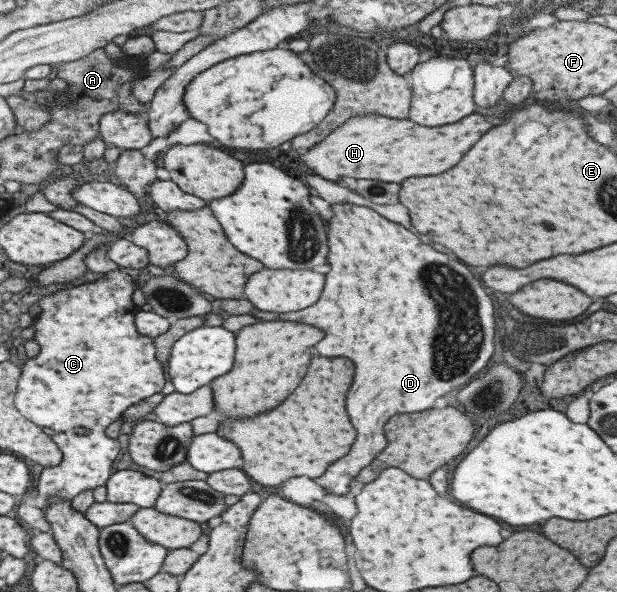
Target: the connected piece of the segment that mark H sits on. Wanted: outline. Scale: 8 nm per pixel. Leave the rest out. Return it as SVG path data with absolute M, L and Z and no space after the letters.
M365 114L349 118L319 144L300 155L296 154L295 161L300 161L325 180L355 178L399 182L409 176L429 176L451 168L479 140L479 136L487 132L487 128L491 128L491 124L479 114L471 114L455 124L445 124L439 128L423 128L411 120Z

